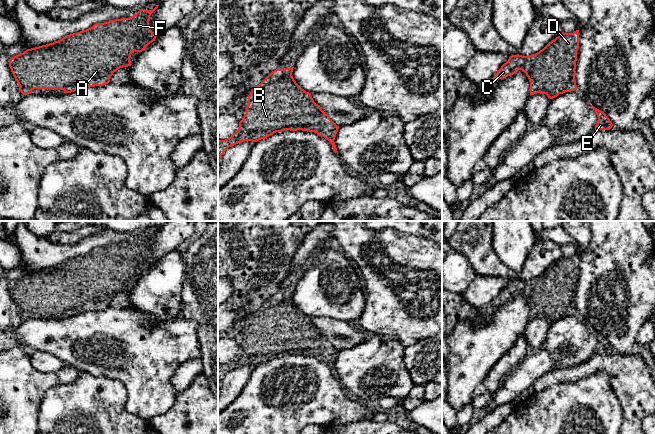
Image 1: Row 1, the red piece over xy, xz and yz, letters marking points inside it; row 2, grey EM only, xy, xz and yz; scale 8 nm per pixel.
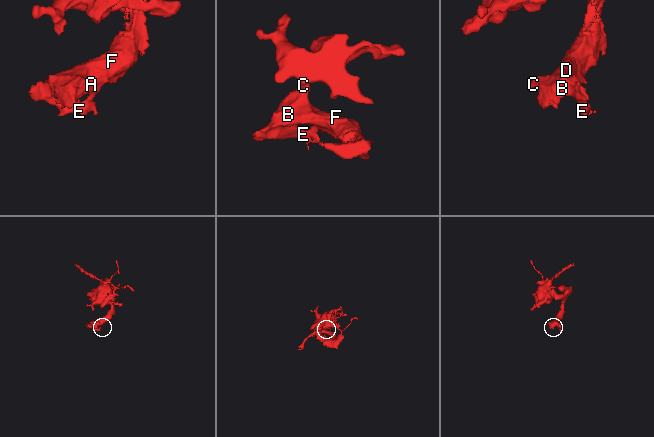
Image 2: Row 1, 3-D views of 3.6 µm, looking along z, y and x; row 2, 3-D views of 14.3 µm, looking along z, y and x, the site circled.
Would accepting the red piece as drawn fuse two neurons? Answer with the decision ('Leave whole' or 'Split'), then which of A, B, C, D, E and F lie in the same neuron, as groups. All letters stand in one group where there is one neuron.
Leave whole. Groups: A B C D E F

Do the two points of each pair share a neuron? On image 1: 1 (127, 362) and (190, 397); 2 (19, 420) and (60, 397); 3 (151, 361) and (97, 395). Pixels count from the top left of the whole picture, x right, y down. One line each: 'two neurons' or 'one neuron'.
1: two neurons
2: two neurons
3: two neurons

